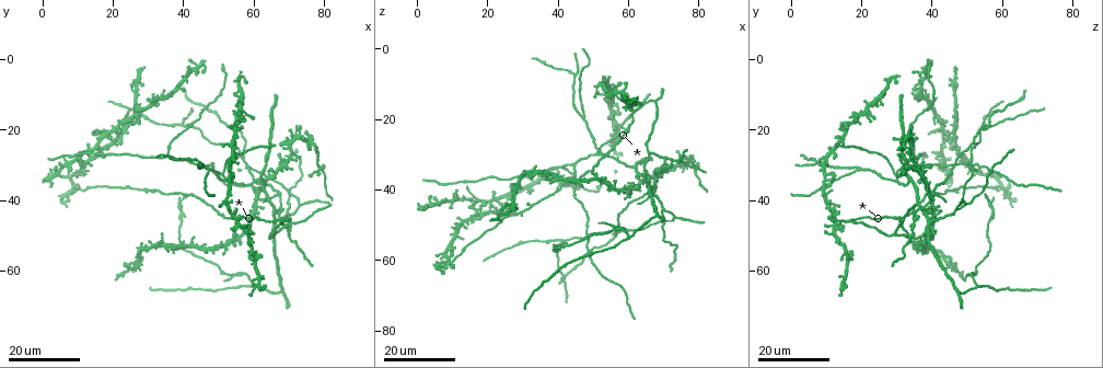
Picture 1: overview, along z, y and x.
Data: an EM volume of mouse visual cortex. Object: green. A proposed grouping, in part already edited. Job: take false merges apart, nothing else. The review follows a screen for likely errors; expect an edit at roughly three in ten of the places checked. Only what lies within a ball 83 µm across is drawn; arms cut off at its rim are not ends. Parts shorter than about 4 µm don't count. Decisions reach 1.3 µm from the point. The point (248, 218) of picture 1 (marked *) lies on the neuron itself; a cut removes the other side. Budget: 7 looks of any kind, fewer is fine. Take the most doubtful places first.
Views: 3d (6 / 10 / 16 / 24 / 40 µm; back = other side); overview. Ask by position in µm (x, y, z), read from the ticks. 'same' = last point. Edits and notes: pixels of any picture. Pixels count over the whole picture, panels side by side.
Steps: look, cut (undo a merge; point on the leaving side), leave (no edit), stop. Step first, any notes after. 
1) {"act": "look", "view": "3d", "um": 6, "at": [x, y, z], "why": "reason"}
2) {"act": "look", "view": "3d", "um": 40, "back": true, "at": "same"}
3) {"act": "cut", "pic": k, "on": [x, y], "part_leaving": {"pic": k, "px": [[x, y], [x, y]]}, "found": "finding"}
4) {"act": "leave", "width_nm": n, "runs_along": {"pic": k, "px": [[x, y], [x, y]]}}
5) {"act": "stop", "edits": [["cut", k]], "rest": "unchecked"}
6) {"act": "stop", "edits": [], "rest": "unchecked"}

{"act": "look", "view": "3d", "um": 24, "at": [70.0, 46.5, 31.0], "why": "looks like a crossing"}

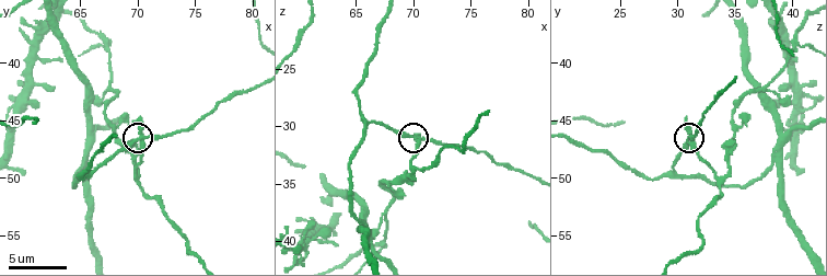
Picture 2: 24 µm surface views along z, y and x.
{"act": "look", "view": "3d", "um": 10, "at": [70.6, 47.0, 31.2], "why": "closer look"}

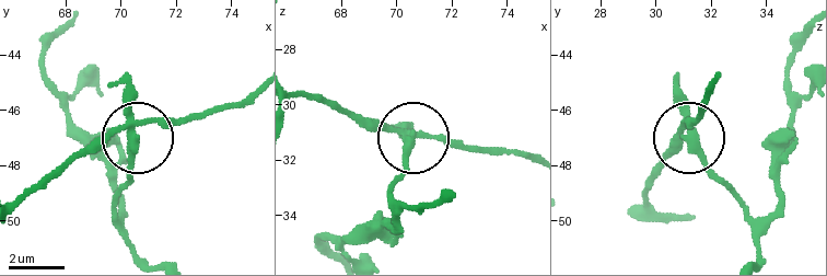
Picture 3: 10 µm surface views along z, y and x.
{"act": "cut", "pic": 3, "on": [134, 163], "arms": 4, "found": "a second neuron is stuck on"}

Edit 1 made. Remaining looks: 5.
{"act": "look", "view": "3d", "um": 24, "at": [57.5, 60.5, 51.5], "why": "three arms meet"}

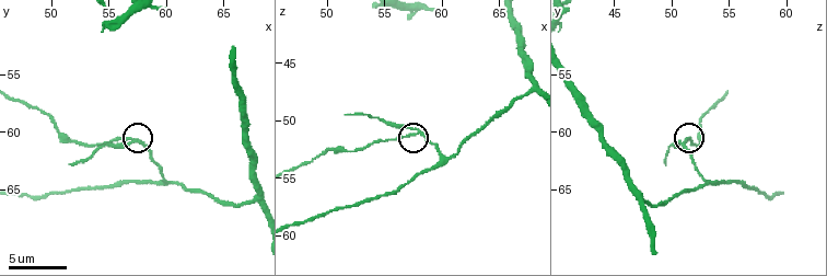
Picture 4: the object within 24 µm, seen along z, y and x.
{"act": "look", "view": "3d", "um": 10, "at": [57.8, 60.8, 51.0], "why": "zoom in"}

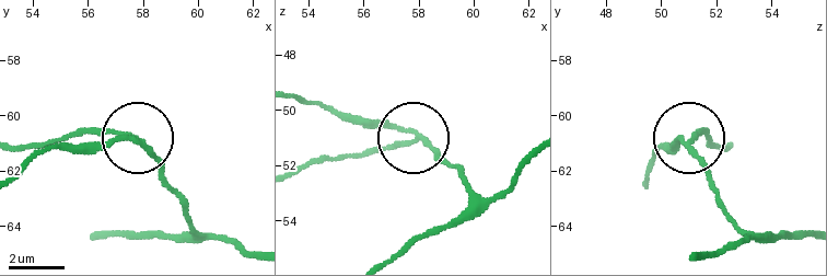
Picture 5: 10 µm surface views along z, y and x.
{"act": "cut", "pic": 5, "on": [102, 136], "part_leaving": {"pic": 5, "px": [[140, 142], [93, 130], [22, 145]]}, "found": "two neurons meet here"}

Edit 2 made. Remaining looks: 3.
{"act": "look", "view": "3d", "um": 24, "at": [45.0, 29.0, 7.0], "why": "a fork"}

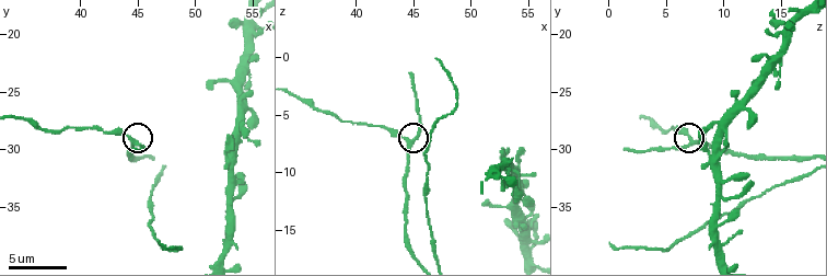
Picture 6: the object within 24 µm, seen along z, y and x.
{"act": "look", "view": "3d", "um": 6, "at": [45.0, 29.6, 7.2]}

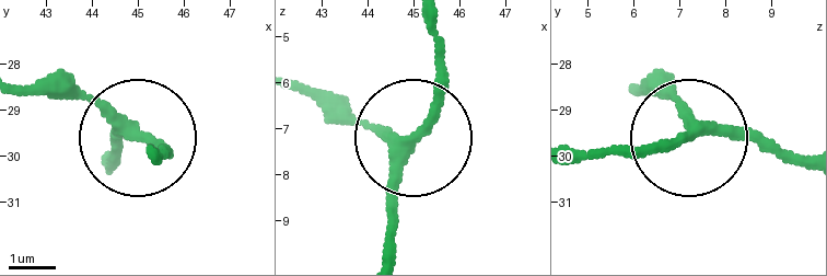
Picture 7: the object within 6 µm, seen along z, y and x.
{"act": "leave", "width_nm": 240, "found": "one neuron here"}

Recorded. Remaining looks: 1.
{"act": "stop", "edits": [["cut", 3], ["cut", 5]], "rest": "unchecked"}

